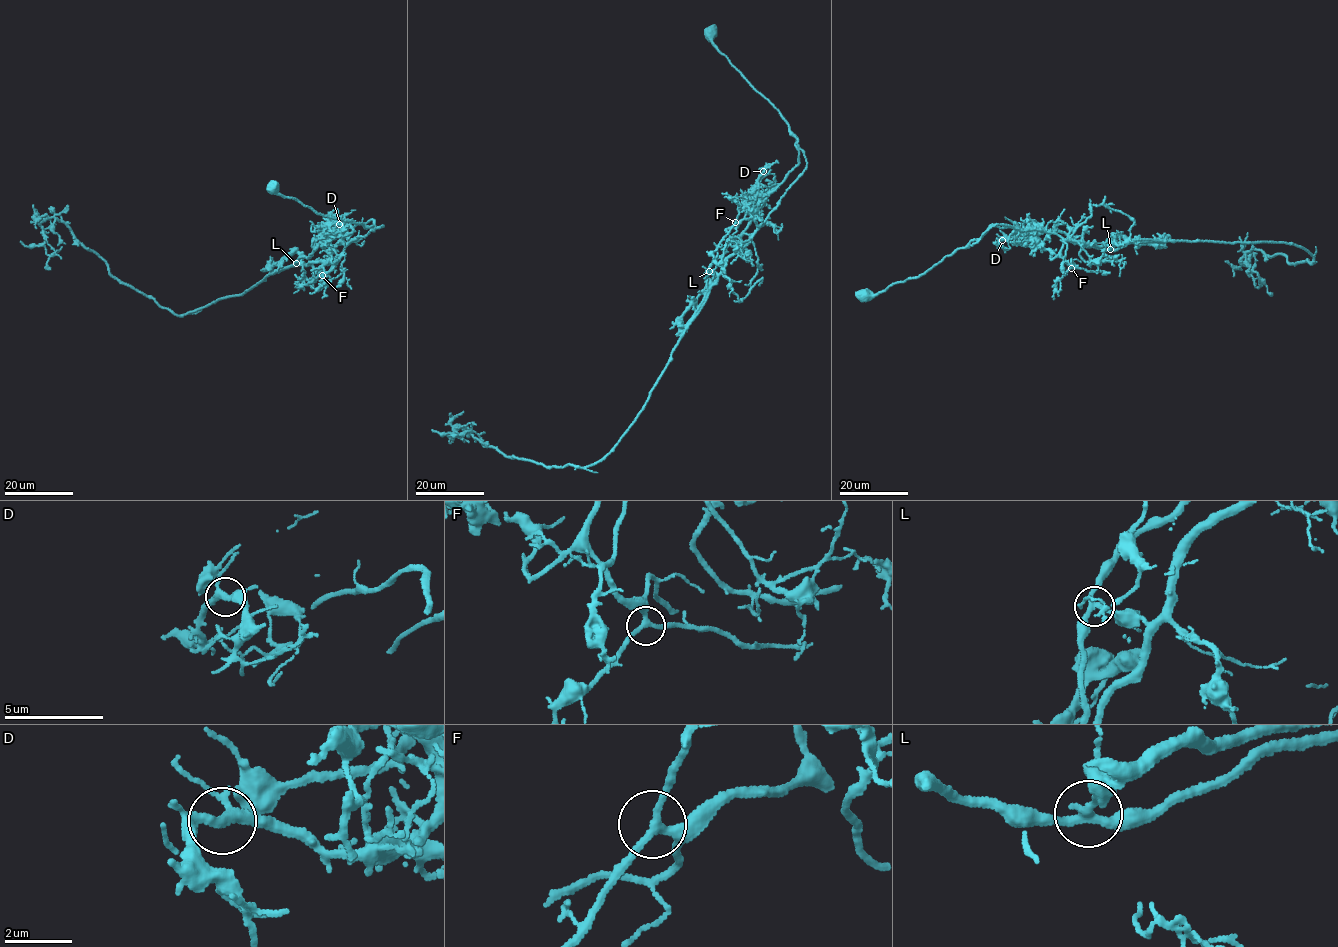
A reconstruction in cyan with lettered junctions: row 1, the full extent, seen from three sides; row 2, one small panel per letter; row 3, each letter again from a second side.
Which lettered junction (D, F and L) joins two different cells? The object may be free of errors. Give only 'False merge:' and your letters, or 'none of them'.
False merge: L

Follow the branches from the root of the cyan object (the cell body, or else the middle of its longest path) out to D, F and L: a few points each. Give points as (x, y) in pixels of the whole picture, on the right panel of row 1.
D: (863, 294), (877, 295), (918, 277), (980, 239), (993, 225), (1023, 232), (1015, 243), (1002, 240)
F: (863, 294), (877, 295), (892, 284), (918, 277), (998, 224), (1058, 234), (1063, 240), (1060, 254), (1071, 268)
L: (863, 294), (877, 295), (918, 277), (980, 239), (993, 225), (1062, 232), (1081, 244), (1110, 249)

